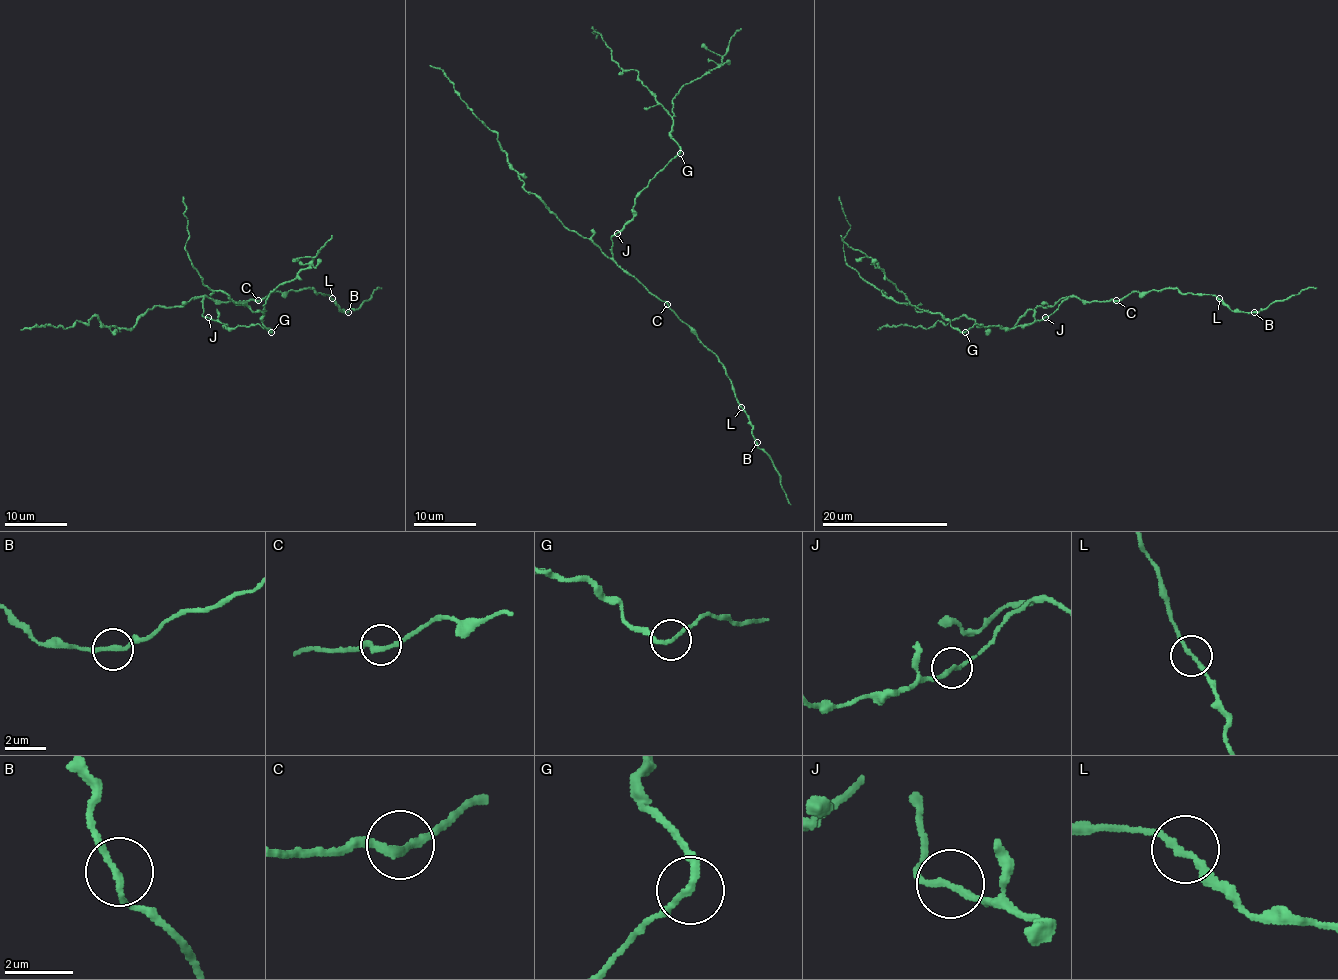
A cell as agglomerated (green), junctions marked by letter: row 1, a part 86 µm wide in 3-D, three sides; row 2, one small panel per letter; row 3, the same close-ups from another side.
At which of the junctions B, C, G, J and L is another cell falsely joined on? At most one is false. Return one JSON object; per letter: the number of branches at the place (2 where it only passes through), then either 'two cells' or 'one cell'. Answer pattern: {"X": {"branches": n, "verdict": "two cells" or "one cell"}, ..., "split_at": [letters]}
{"B": {"branches": 2, "verdict": "one cell"}, "C": {"branches": 2, "verdict": "one cell"}, "G": {"branches": 2, "verdict": "one cell"}, "J": {"branches": 2, "verdict": "one cell"}, "L": {"branches": 2, "verdict": "one cell"}, "split_at": []}

